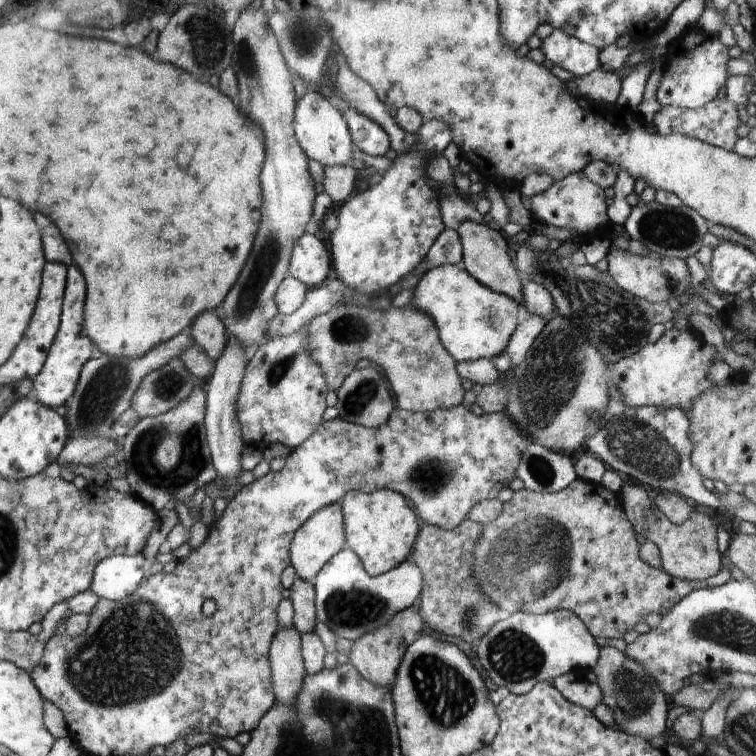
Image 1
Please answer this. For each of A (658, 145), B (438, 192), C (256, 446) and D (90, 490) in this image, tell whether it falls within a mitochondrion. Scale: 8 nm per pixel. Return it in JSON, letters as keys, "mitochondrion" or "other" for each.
{"A":"other","B":"other","C":"other","D":"other"}

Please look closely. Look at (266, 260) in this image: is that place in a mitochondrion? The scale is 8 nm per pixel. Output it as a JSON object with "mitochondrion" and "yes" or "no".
{"mitochondrion":"yes"}

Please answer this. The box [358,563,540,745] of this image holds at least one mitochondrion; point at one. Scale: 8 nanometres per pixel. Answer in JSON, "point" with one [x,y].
{"point":[448,697]}

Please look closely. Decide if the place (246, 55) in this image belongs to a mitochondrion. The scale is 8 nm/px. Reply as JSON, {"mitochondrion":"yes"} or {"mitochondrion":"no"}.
{"mitochondrion":"yes"}

